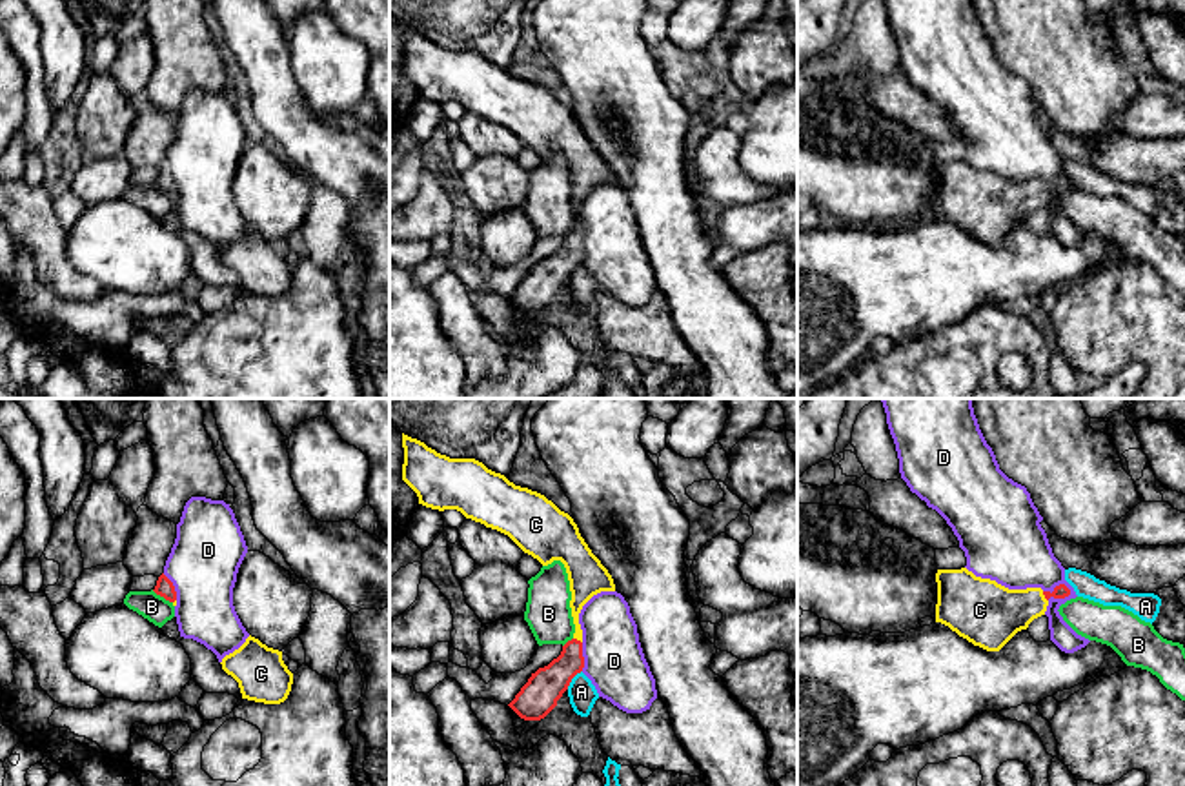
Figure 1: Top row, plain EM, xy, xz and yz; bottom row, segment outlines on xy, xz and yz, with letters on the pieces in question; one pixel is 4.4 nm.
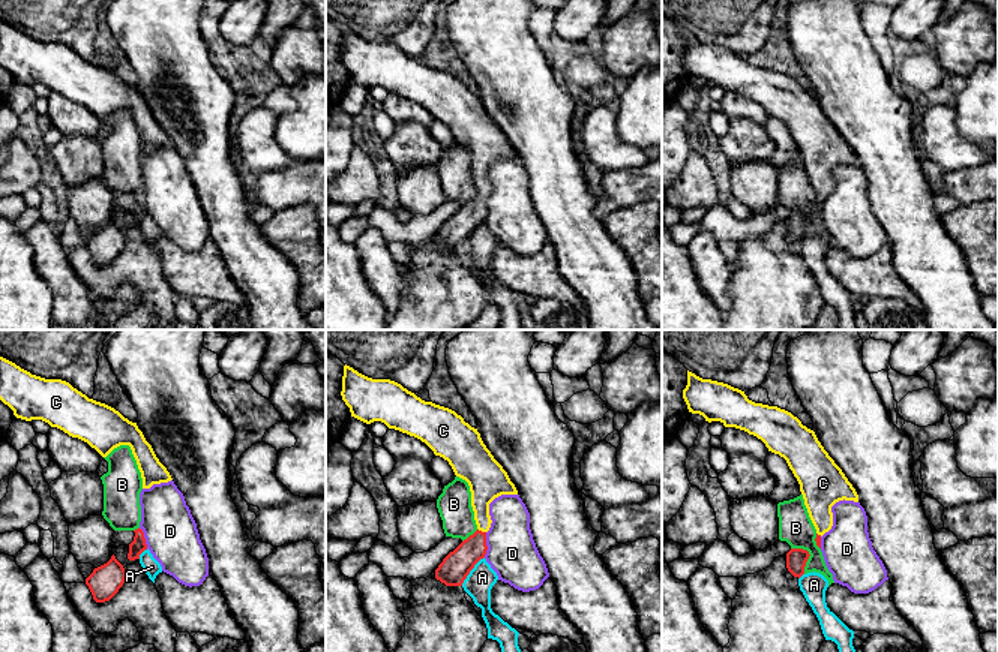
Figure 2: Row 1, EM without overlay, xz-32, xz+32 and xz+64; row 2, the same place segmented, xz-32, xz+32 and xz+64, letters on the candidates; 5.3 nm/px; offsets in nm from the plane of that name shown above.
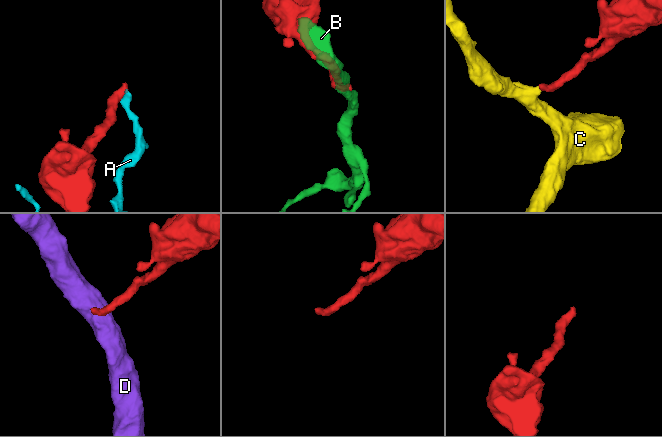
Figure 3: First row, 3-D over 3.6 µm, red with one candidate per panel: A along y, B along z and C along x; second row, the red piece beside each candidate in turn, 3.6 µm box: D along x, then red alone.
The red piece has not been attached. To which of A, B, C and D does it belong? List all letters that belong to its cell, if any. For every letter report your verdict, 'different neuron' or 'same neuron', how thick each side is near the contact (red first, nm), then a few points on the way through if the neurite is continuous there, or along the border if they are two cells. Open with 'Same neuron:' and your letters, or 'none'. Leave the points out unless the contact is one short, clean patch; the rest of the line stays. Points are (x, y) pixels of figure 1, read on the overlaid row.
Same neuron: C
A: different neuron | 170/120 nm | along xz (581, 670), (567, 688)
B: different neuron | 80/120 nm | along xy (151, 590), (172, 603)
C: same neuron | 60/260 nm | across yz (1060, 592), (1045, 597), (1014, 610), (992, 614)
D: different neuron | 60/280 nm | along yz (1043, 590), (1054, 597), (1067, 597), (1071, 594)

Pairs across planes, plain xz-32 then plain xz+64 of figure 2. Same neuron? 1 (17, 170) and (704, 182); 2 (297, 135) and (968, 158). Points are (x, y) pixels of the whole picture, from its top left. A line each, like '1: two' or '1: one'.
1: one
2: two

